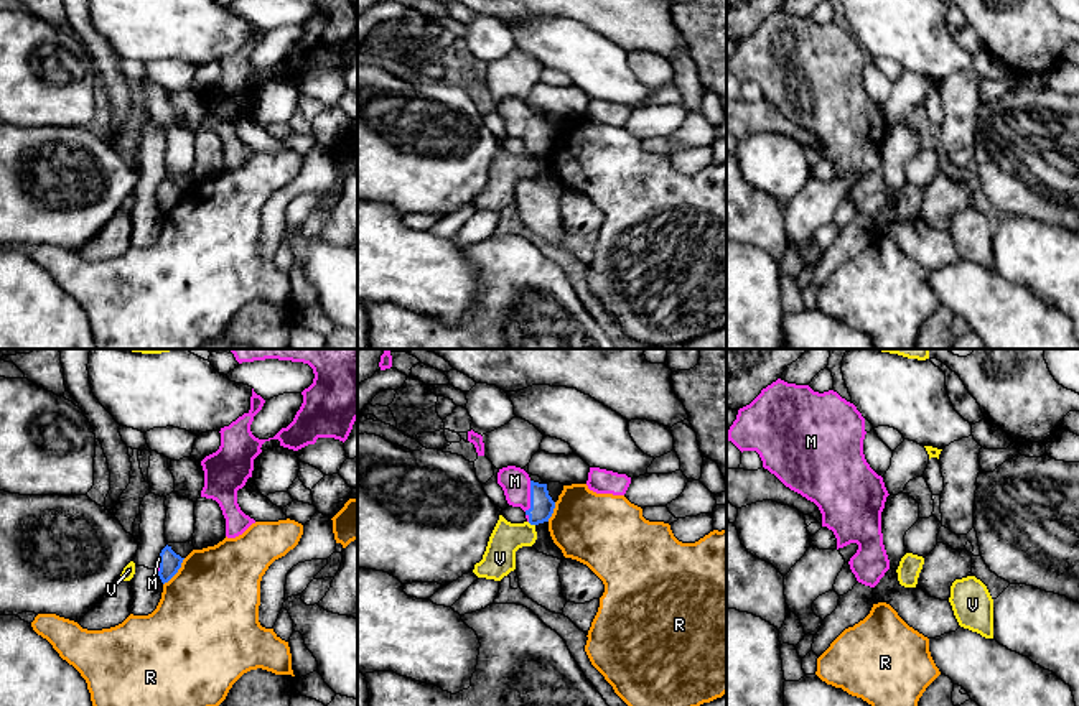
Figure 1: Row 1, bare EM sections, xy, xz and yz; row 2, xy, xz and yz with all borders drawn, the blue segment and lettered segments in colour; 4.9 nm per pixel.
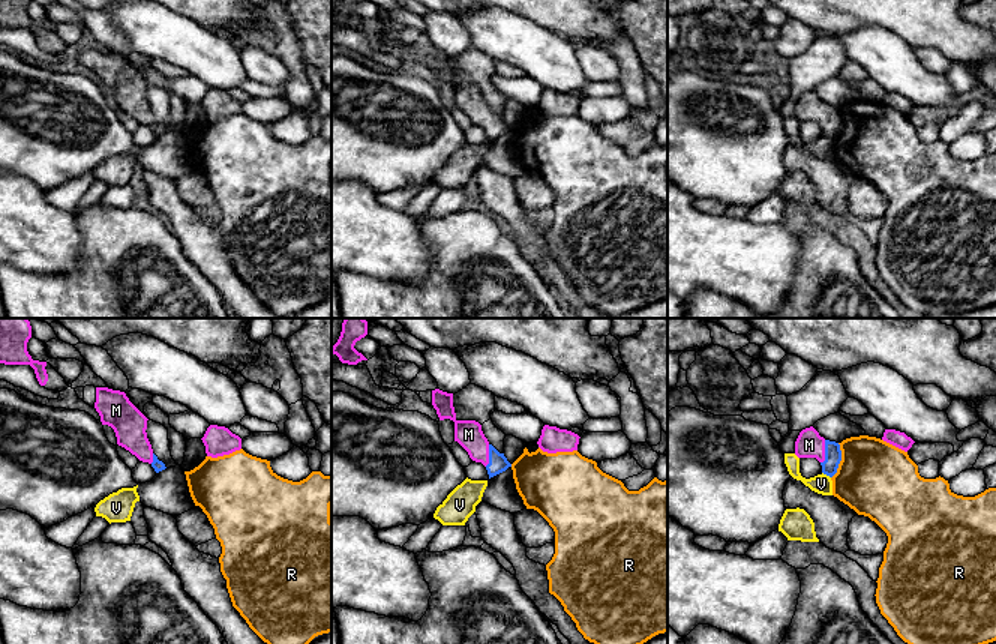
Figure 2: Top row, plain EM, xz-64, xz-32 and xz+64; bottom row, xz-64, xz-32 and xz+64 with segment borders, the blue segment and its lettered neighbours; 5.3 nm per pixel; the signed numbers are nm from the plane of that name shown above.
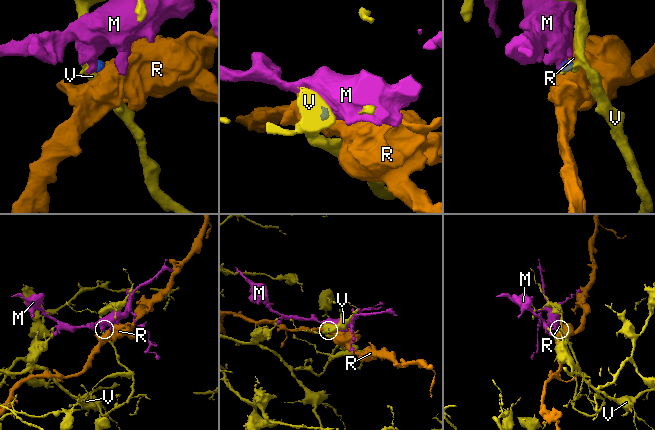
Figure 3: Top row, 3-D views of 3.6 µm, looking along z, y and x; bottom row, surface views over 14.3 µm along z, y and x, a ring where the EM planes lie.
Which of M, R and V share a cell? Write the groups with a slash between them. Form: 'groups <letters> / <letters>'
groups M / R / V

